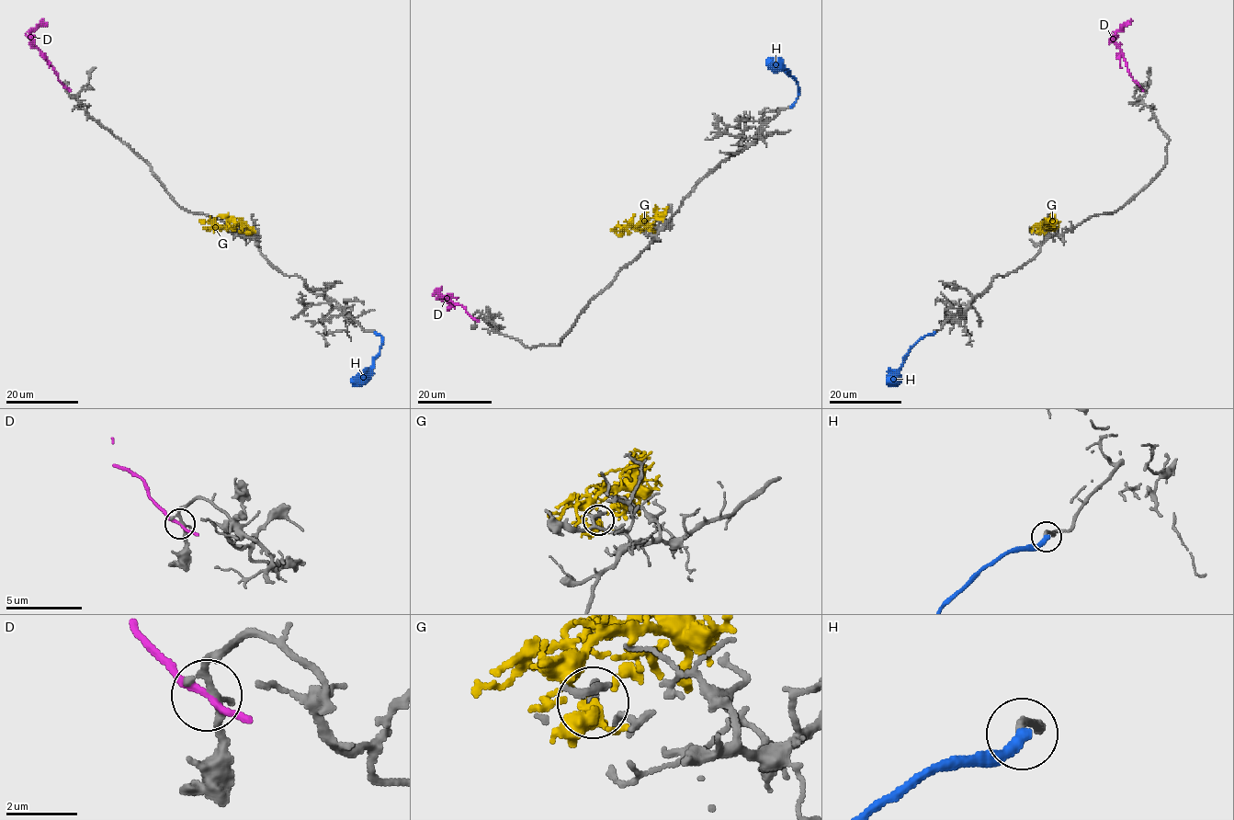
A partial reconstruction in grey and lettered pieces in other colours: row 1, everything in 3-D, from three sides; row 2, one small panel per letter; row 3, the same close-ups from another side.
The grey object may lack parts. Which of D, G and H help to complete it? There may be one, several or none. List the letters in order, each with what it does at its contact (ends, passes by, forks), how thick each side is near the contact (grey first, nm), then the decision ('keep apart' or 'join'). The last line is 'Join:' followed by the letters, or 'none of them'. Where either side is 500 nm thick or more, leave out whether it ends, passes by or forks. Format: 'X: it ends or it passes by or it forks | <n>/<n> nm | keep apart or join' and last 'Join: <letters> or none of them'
D: it passes by | 200/200 nm | keep apart
G: it ends | 240/140 nm | keep apart
H: it ends | 240/320 nm | keep apart
Join: none of them

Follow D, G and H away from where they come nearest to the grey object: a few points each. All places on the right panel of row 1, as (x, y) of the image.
D: (1140, 87), (1127, 70), (1123, 53), (1114, 40), (1115, 33), (1132, 20)
G: (1042, 230), (1042, 233), (1040, 229), (1043, 223), (1052, 220), (1046, 223), (1047, 226), (1059, 221), (1055, 220)
H: (934, 332), (922, 337), (911, 348), (889, 381)

